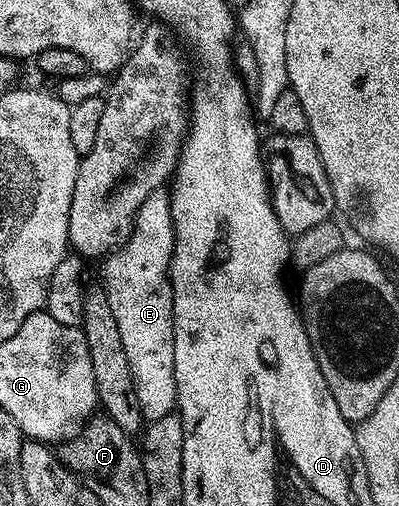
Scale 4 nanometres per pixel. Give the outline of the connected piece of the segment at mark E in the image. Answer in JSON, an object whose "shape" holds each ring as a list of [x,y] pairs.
{"shape":[[[165,189],[154,190],[140,204],[134,217],[134,228],[129,238],[105,259],[101,281],[106,287],[108,304],[112,304],[112,316],[120,327],[120,340],[124,340],[124,352],[128,352],[128,364],[136,384],[136,400],[140,404],[143,419],[155,422],[160,416],[175,413],[176,368],[172,360],[174,347],[174,317],[172,316],[172,288],[170,287],[170,258],[174,254],[174,221],[170,215],[170,195]]]}

